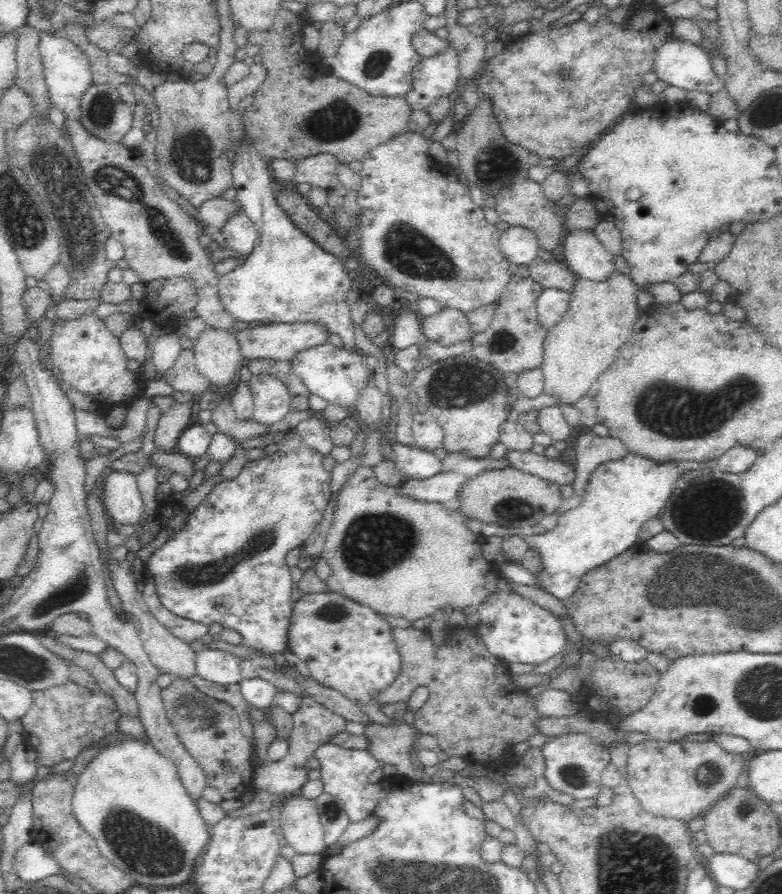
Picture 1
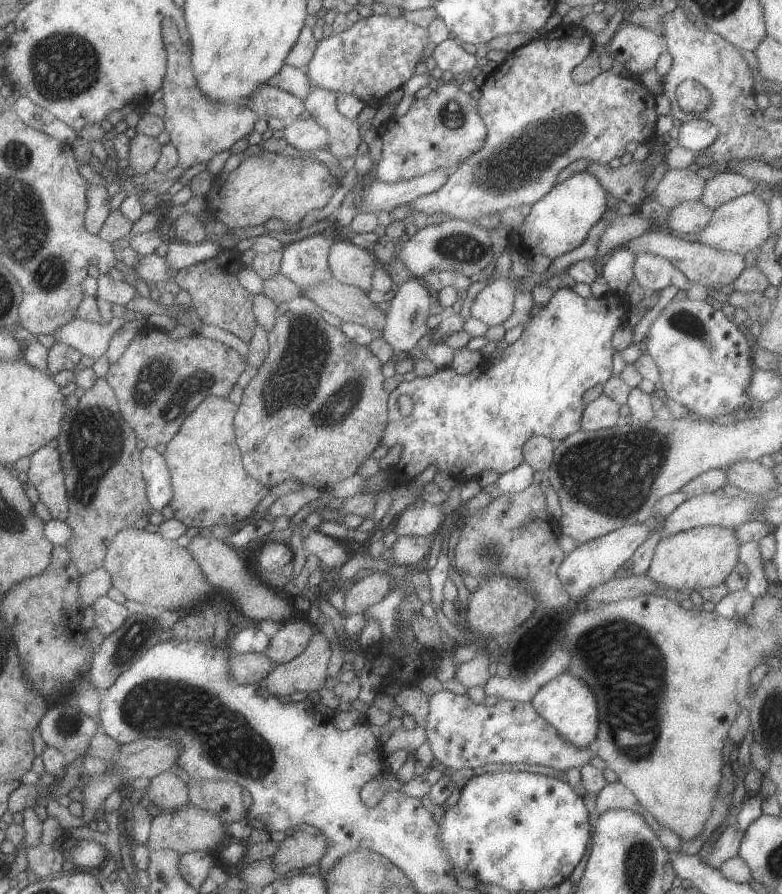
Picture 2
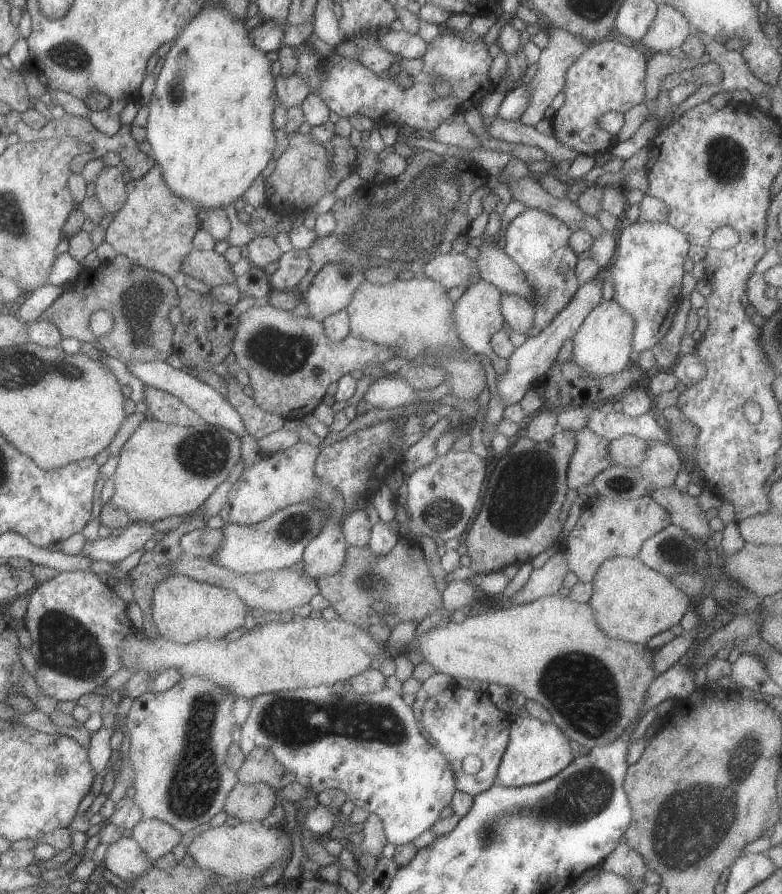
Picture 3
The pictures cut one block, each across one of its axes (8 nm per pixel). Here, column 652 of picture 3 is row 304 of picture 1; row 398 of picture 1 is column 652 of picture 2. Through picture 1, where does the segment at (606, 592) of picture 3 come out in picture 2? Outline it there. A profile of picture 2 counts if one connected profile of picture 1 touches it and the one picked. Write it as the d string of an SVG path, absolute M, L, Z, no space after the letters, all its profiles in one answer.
M705 525L660 538L654 548L646 575L666 588L689 594L717 586L738 563L740 542L731 527Z

